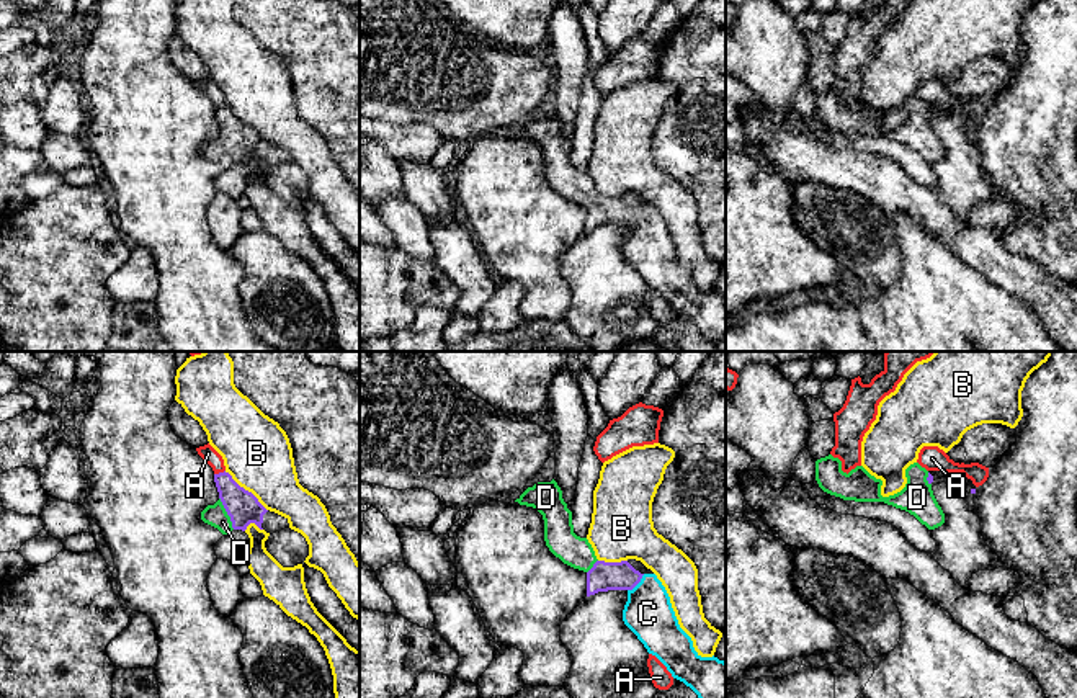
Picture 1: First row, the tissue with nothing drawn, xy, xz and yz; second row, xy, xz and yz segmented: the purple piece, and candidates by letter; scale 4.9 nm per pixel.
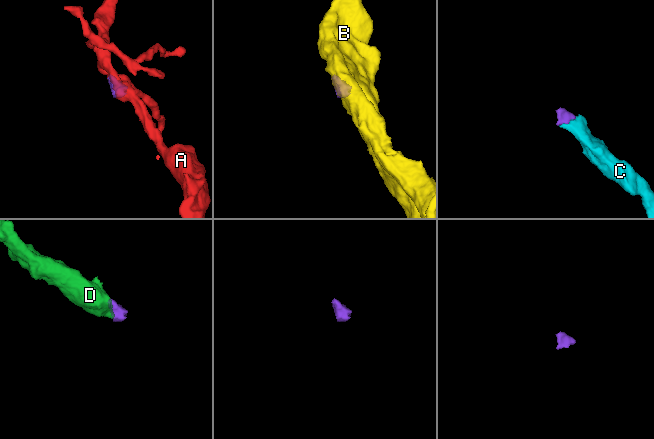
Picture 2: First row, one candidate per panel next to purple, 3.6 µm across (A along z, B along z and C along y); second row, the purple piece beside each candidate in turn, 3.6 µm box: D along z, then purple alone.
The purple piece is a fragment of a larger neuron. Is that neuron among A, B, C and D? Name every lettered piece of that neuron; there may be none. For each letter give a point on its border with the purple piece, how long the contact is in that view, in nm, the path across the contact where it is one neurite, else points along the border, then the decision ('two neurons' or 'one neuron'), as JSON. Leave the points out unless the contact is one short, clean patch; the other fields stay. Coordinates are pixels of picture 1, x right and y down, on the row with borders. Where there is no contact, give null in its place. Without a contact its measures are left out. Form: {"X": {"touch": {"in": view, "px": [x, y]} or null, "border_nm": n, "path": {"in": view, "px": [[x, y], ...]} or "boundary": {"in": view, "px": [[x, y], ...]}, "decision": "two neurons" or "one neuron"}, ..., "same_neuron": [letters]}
{"A": {"touch": {"in": "xy", "px": [219, 473]}, "border_nm": 60, "boundary": {"in": "xy", "px": [[224, 469], [214, 474]]}, "decision": "two neurons"}, "B": {"touch": {"in": "xy", "px": [247, 491]}, "border_nm": 300, "boundary": {"in": "xy", "px": [[224, 471], [267, 510]]}, "decision": "two neurons"}, "C": {"touch": {"in": "xz", "px": [636, 584]}, "border_nm": 120, "path": {"in": "xz", "px": [[603, 576], [623, 576], [636, 584], [646, 594], [647, 613]]}, "decision": "one neuron"}, "D": {"touch": {"in": "xy", "px": [227, 514]}, "border_nm": 180, "path": {"in": "xy", "px": [[242, 507], [227, 514], [214, 515]]}, "decision": "one neuron"}, "same_neuron": ["C", "D"]}

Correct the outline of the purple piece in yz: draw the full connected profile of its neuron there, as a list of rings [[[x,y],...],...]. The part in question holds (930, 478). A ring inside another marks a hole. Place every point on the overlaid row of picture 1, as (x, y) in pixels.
[[[832,454],[816,461],[816,481],[824,492],[843,500],[884,502],[909,512],[928,530],[941,526],[945,513],[932,490],[933,476],[914,463],[905,469],[905,477],[907,484],[900,492],[883,497],[883,481],[871,476],[863,466],[856,466],[847,474],[842,471],[842,461]]]

